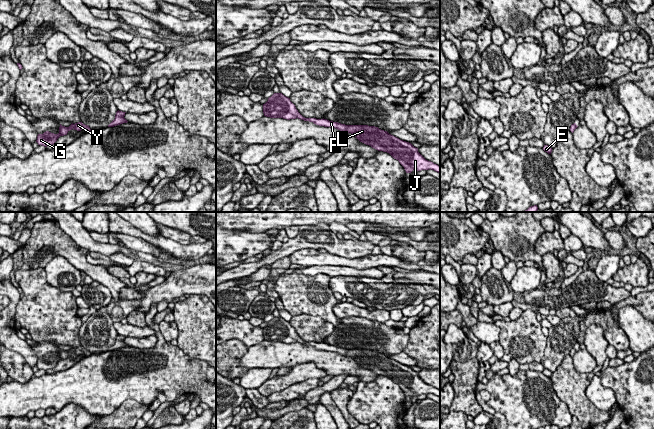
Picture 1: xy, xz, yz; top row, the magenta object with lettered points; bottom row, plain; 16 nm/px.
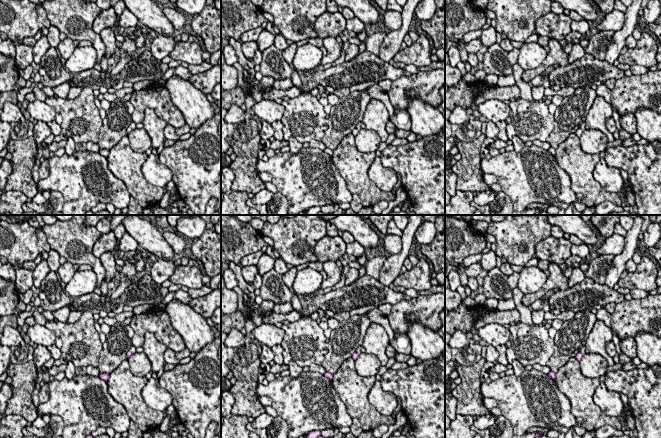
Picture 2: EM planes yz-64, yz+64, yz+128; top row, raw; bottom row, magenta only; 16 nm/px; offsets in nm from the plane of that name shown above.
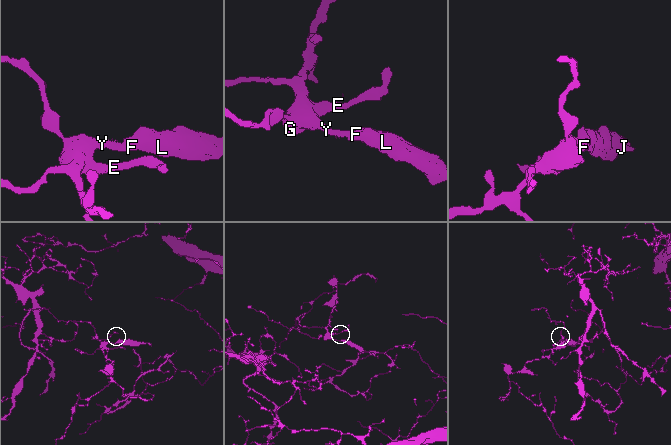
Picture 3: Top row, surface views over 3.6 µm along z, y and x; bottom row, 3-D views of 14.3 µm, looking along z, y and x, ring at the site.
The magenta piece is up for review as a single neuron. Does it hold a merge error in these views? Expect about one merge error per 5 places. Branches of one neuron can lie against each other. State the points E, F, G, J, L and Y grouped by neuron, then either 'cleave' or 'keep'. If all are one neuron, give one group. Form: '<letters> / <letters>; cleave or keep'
E F G J L Y; keep

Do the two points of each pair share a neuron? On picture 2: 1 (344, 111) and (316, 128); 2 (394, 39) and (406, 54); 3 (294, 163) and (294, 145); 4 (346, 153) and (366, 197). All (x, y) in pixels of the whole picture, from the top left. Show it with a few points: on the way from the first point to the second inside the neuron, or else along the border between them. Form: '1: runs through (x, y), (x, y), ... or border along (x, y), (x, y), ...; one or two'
1: border along (329, 115), (328, 128), (321, 140); two
2: border along (400, 50), (392, 58); two
3: border along (302, 147), (296, 153), (289, 151); two
4: runs through (352, 164), (357, 180), (363, 186); one

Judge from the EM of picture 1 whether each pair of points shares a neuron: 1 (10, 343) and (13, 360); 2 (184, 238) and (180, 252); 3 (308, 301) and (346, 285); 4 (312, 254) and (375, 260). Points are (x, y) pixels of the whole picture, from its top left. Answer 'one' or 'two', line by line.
1: two
2: two
3: two
4: one

